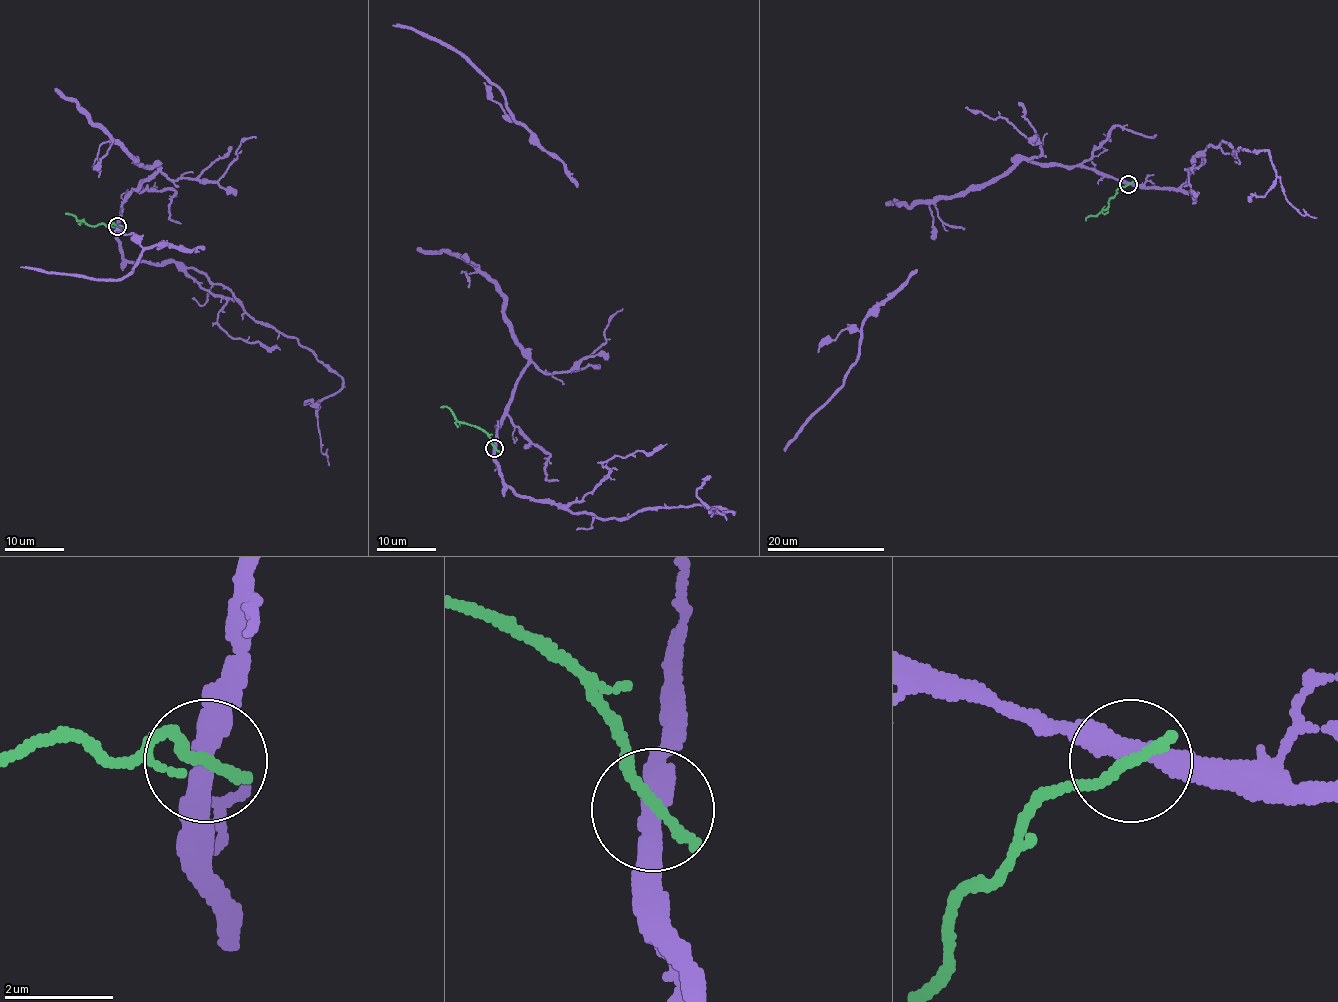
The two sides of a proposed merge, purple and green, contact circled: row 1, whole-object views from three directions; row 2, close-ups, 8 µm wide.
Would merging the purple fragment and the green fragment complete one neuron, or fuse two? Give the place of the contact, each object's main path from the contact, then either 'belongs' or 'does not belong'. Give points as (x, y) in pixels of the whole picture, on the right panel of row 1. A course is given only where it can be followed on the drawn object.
at (1128, 184); purple runs (1128, 184), (1019, 159), (999, 178), (930, 204), (933, 237), (863, 323), (857, 361), (836, 392), (784, 451); green runs (1128, 184), (1120, 186), (1109, 199), (1105, 211), (1086, 220); does not belong

